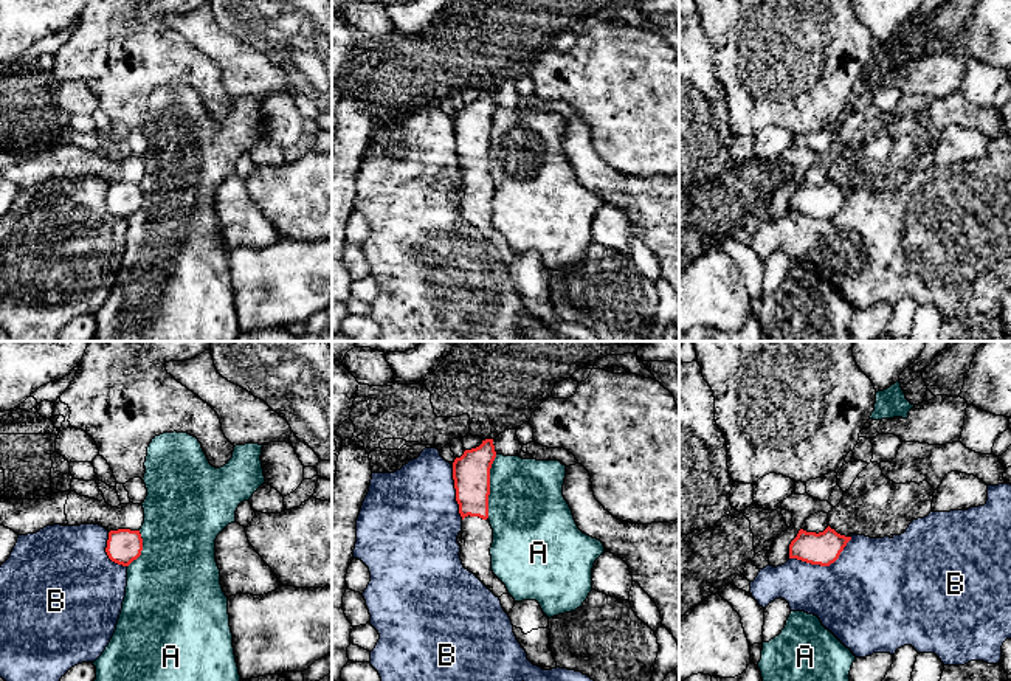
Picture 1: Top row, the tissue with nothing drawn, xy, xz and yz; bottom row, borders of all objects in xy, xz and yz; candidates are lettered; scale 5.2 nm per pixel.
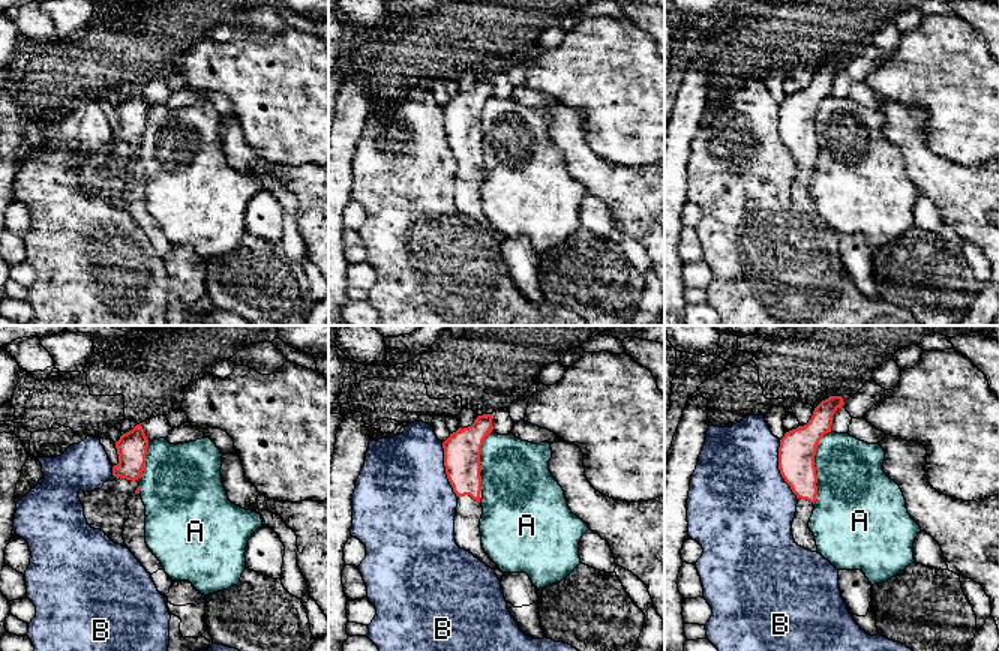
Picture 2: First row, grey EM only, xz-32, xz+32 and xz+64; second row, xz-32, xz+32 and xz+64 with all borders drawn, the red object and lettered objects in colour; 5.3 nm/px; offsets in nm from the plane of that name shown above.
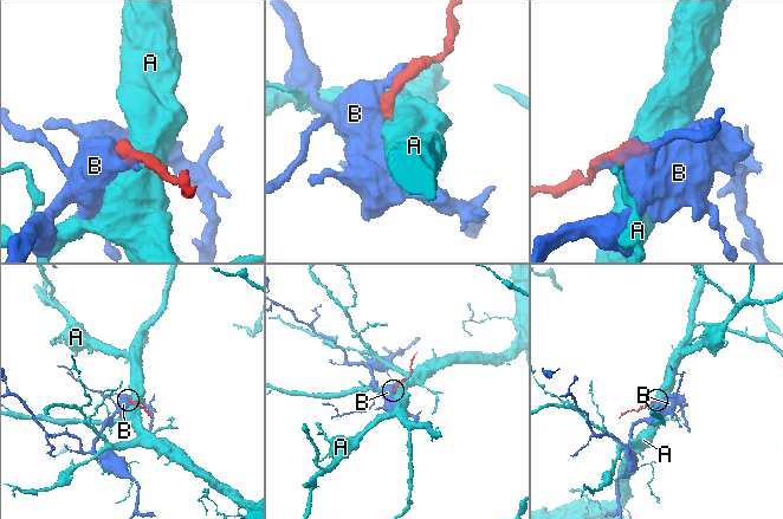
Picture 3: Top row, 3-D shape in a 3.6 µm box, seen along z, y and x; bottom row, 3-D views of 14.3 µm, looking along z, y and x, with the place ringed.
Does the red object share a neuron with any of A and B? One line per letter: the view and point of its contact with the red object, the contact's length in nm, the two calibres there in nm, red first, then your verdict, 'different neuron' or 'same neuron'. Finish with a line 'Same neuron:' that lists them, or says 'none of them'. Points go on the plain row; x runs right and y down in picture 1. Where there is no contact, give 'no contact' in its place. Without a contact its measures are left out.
A: meets red in xz at (489, 138); contact 340 nm long; 190 nm thick on the red side, 400 nm on the other; different neuron
B: meets red in yz at (824, 217); contact 340 nm long; 170 nm thick on the red side, 460 nm on the other; different neuron
Same neuron: none of them

